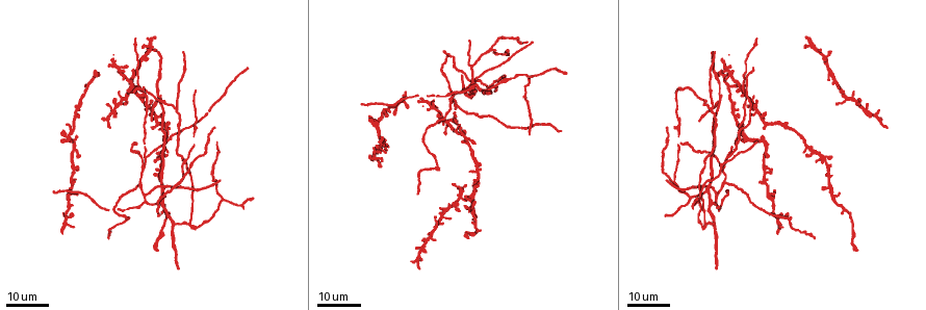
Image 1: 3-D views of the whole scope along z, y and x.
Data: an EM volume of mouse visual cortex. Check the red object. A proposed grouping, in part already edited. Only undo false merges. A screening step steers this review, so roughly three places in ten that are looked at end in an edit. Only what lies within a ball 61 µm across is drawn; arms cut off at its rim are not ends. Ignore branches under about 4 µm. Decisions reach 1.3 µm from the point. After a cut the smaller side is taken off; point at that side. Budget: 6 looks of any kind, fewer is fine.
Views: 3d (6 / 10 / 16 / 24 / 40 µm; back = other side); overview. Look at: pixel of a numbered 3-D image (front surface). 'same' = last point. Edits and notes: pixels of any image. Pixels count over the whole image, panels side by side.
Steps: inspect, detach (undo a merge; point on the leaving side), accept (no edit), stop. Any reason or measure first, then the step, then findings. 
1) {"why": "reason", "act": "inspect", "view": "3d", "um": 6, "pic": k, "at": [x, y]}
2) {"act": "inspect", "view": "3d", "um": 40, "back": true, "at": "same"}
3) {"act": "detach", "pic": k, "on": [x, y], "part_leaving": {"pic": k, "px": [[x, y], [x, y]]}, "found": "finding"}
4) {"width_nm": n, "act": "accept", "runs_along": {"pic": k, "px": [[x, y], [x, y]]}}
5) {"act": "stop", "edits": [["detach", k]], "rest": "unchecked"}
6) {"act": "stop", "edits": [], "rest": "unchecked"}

{"why": "arms run side by side", "act": "inspect", "view": "3d", "um": 16, "pic": 1, "at": [680, 125]}

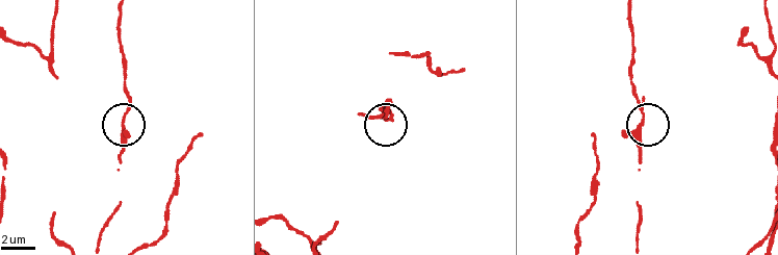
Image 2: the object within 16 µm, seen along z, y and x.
{"why": "zoom in", "act": "inspect", "view": "3d", "um": 6, "pic": 2, "at": [123, 119]}

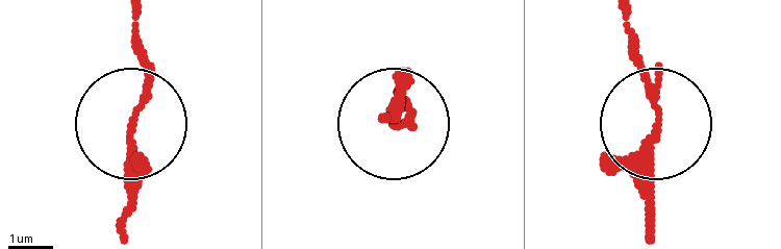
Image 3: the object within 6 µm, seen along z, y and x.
{"act": "accept", "found": "continuous, no second cell"}

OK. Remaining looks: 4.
{"why": "three arms meet", "act": "inspect", "view": "3d", "um": 24, "pic": 1, "at": [471, 64]}

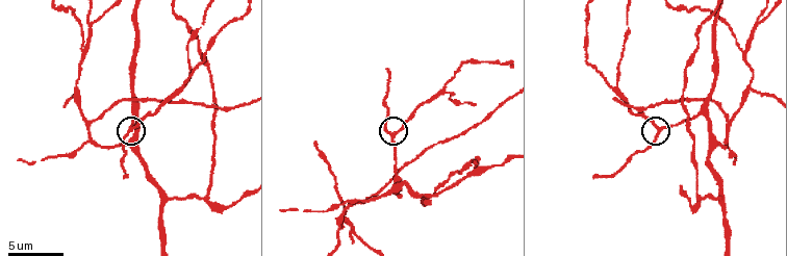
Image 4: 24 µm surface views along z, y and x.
{"act": "inspect", "view": "3d", "um": 6, "pic": 4, "at": [393, 134]}

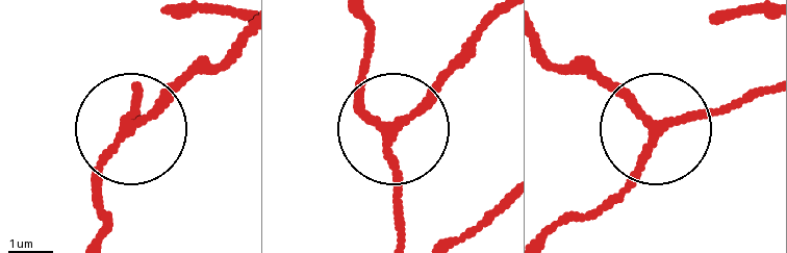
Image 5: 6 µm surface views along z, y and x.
{"act": "inspect", "view": "3d", "um": 6, "back": true, "pic": 5, "at": [392, 129]}

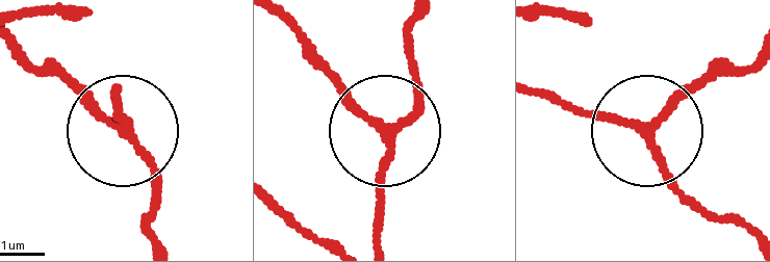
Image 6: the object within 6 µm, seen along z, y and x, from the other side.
{"arms": 3, "act": "accept", "runs_along": {"pic": 6, "px": [[533, 88], [645, 133], [697, 208]]}, "found": "all the same cell"}

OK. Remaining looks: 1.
{"why": "a fork", "act": "inspect", "view": "3d", "um": 6, "pic": 4, "at": [89, 142]}

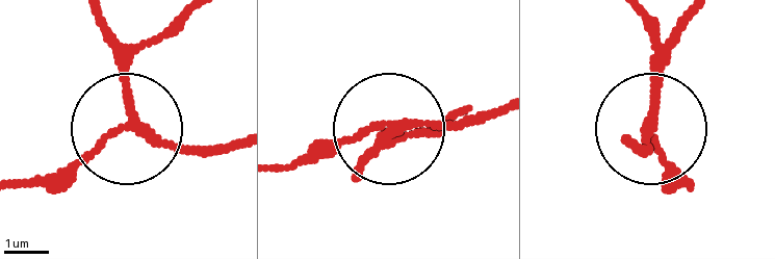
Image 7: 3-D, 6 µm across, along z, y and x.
{"width_nm": 170, "act": "accept", "found": "one cell here"}

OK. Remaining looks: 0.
{"act": "stop", "edits": [], "rest": "unchecked"}

